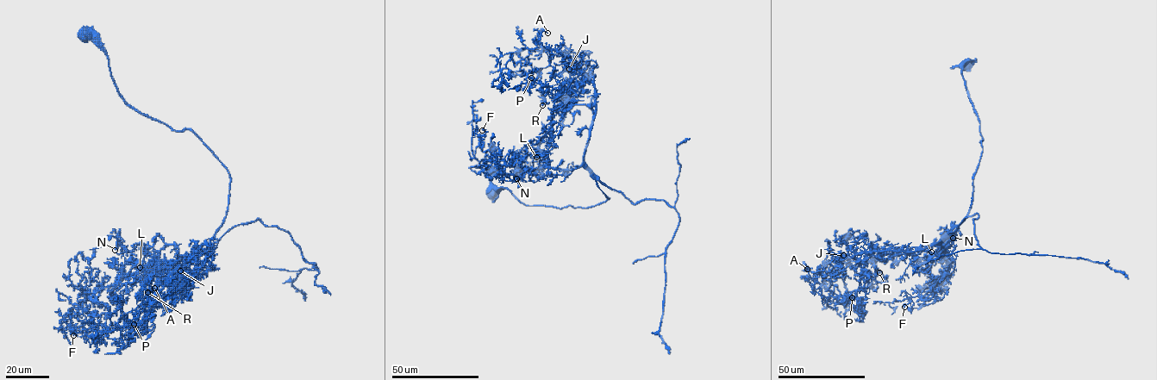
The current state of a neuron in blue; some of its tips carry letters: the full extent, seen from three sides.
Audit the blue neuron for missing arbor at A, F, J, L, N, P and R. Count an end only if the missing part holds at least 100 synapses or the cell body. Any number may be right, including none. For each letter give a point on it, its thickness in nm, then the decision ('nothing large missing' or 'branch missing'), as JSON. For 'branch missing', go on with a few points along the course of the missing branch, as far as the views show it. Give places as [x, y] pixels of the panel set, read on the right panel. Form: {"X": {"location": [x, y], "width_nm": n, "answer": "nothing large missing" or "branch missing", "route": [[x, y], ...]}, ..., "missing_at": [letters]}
{"A": {"location": [807, 269], "width_nm": 200, "answer": "nothing large missing"}, "F": {"location": [904, 307], "width_nm": 120, "answer": "nothing large missing"}, "J": {"location": [843, 255], "width_nm": 110, "answer": "nothing large missing"}, "L": {"location": [931, 252], "width_nm": 120, "answer": "nothing large missing"}, "N": {"location": [953, 238], "width_nm": 800, "answer": "nothing large missing"}, "P": {"location": [852, 297], "width_nm": 380, "answer": "nothing large missing"}, "R": {"location": [879, 272], "width_nm": 280, "answer": "nothing large missing"}, "missing_at": []}

